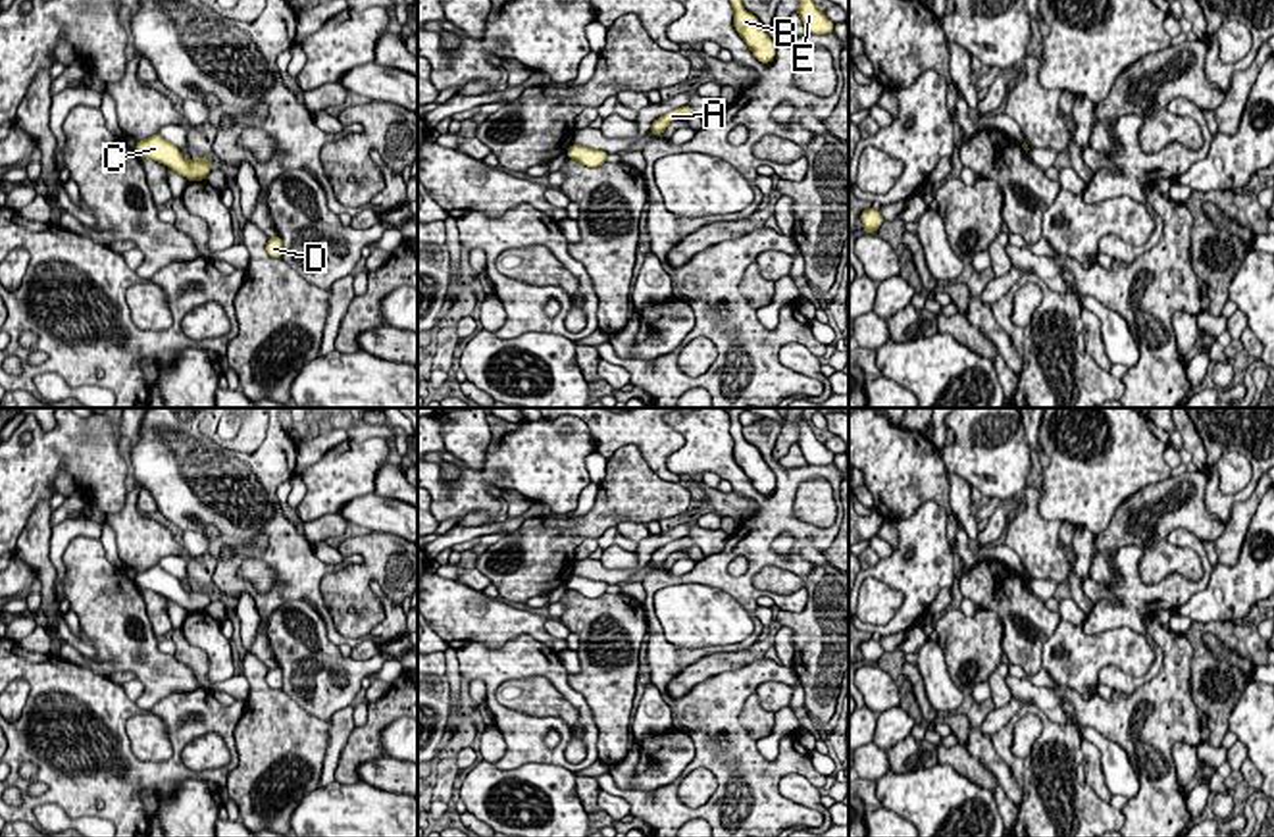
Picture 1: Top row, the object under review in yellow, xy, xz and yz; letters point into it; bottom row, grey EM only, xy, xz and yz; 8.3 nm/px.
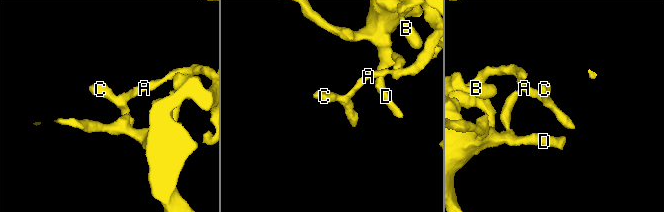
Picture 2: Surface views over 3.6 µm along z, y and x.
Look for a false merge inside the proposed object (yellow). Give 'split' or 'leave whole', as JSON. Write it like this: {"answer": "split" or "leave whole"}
{"answer": "leave whole"}

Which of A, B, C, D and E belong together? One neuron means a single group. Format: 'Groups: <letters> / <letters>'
Groups: A B C D E

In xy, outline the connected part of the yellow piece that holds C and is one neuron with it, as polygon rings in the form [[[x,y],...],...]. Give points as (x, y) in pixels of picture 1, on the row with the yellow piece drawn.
[[[160,133],[148,137],[146,140],[139,140],[135,144],[135,152],[140,160],[150,158],[154,162],[160,162],[189,181],[204,181],[206,175],[212,171],[212,164],[206,158],[192,158],[187,162],[179,148],[167,142]]]

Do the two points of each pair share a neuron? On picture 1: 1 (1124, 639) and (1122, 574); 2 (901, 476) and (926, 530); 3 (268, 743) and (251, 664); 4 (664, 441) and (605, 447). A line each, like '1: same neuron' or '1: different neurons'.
1: different neurons
2: different neurons
3: same neuron
4: same neuron

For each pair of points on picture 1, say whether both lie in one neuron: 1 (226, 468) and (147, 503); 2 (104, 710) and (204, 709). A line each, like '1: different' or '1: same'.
1: different
2: same

